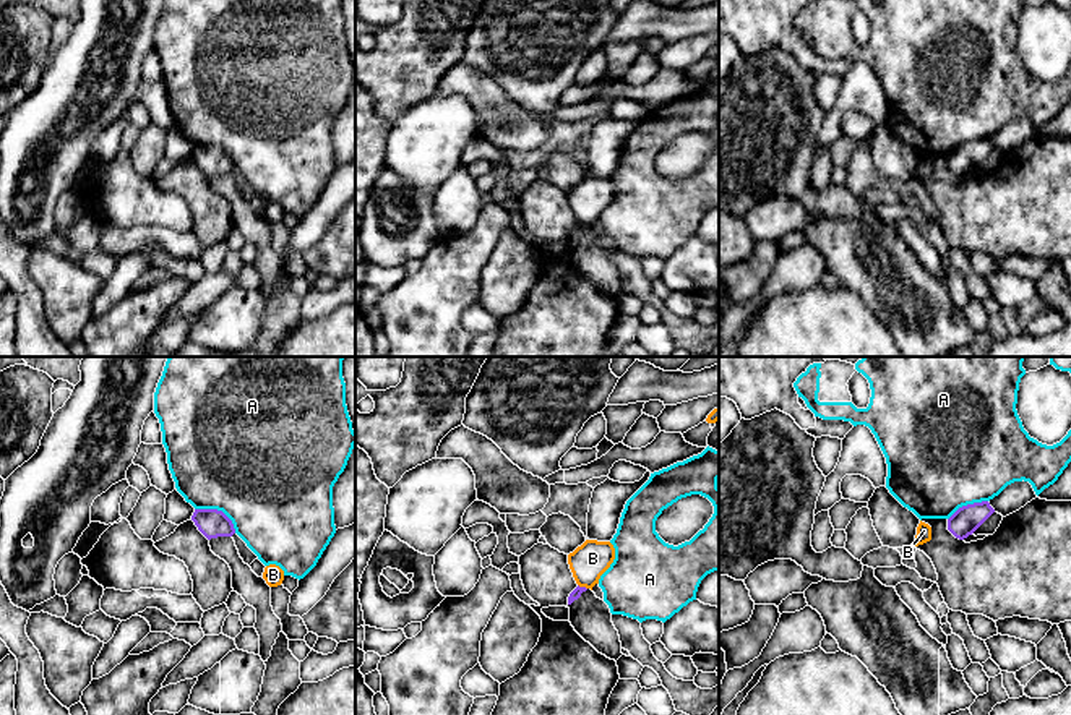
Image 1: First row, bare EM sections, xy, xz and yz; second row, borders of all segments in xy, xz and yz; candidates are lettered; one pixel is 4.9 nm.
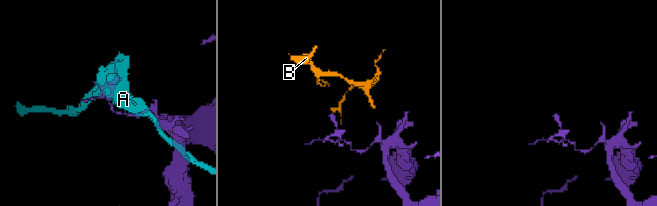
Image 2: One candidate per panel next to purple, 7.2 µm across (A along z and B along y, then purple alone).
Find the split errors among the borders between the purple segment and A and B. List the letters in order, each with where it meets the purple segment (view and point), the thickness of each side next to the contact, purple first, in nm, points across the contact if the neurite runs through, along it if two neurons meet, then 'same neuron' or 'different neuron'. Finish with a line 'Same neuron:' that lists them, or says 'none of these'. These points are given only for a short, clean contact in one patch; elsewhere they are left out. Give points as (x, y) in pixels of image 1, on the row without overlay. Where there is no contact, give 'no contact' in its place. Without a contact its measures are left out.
A: contact xy (219, 148); calibres 140 and 500 nm; different neuron
B: contact xz (583, 224); calibres 50 and 180 nm; border xz (578, 221), (586, 226); different neuron
Same neuron: none of these

